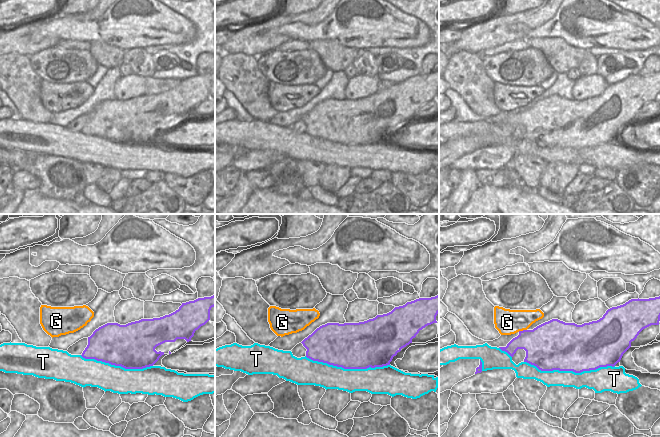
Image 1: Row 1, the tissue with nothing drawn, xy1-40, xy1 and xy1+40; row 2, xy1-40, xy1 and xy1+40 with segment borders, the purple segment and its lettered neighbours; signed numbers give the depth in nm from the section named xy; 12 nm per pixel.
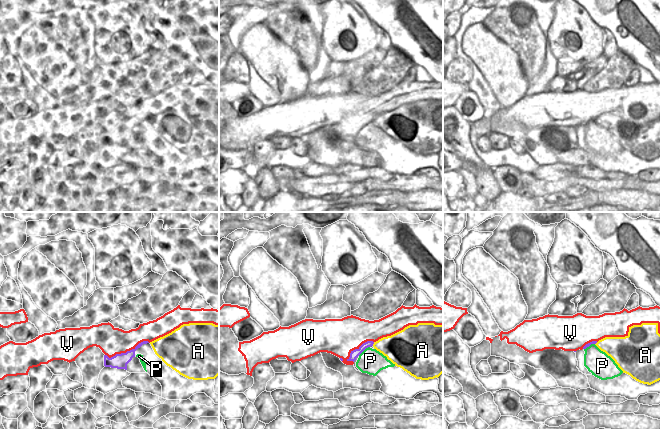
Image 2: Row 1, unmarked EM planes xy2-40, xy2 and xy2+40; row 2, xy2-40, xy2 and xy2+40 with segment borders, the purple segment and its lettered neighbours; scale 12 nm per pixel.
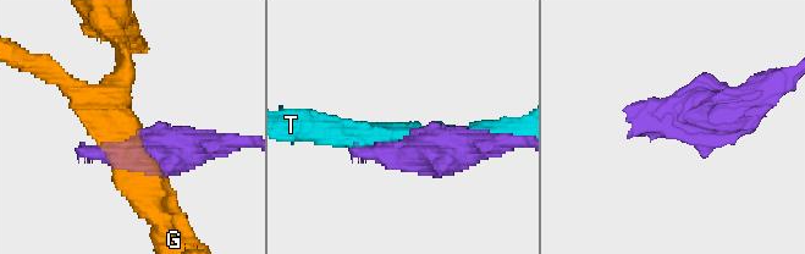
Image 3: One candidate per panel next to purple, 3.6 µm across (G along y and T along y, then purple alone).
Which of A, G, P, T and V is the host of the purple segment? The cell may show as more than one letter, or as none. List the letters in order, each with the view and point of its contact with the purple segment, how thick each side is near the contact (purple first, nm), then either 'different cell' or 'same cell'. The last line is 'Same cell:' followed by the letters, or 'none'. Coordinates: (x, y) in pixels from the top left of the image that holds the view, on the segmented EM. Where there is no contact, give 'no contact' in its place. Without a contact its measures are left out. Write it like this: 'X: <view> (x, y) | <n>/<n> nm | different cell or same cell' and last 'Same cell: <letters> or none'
A: xy2 (373, 343) | 100/280 nm | different cell
G: xy1+40 (523, 330) | 380/300 nm | different cell
P: xy2 (363, 350) | 100/300 nm | different cell
T: xy1+40 (569, 370) | 500/200 nm | different cell
V: xy2-40 (127, 351) | 180/320 nm | different cell
Same cell: none

